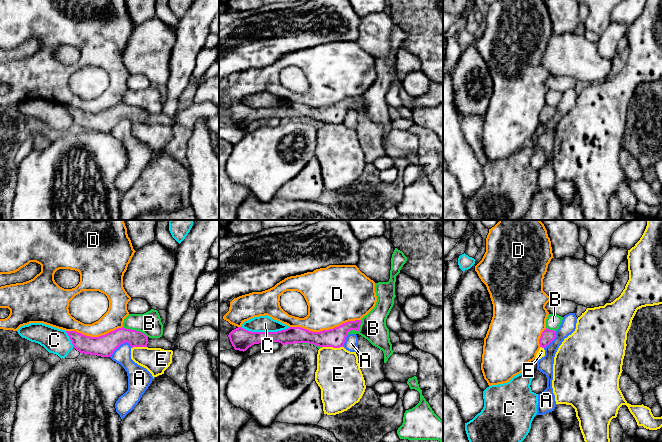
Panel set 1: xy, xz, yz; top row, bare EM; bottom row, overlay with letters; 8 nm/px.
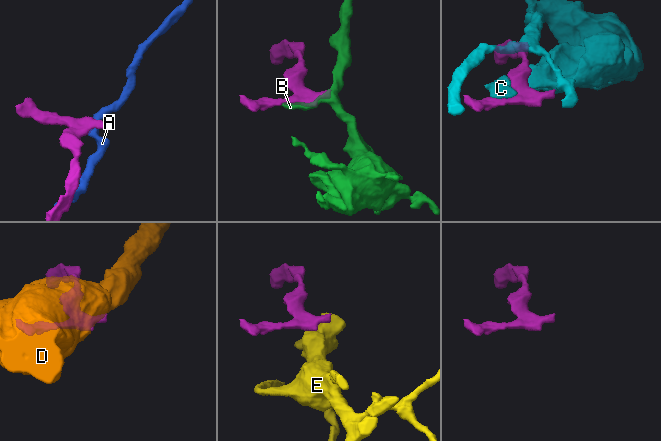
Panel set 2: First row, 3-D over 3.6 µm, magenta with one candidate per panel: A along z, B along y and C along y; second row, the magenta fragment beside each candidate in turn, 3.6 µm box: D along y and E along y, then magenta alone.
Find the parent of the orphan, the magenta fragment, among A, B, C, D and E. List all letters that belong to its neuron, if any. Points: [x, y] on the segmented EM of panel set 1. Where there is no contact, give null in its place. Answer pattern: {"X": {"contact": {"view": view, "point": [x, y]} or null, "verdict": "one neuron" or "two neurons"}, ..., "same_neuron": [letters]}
{"A": {"contact": {"view": "xy", "point": [120, 344]}, "verdict": "two neurons"}, "B": {"contact": {"view": "xy", "point": [135, 330]}, "verdict": "two neurons"}, "C": {"contact": {"view": "xz", "point": [265, 332]}, "verdict": "two neurons"}, "D": {"contact": {"view": "xz", "point": [324, 330]}, "verdict": "two neurons"}, "E": {"contact": {"view": "xz", "point": [331, 346]}, "verdict": "two neurons"}, "same_neuron": []}

